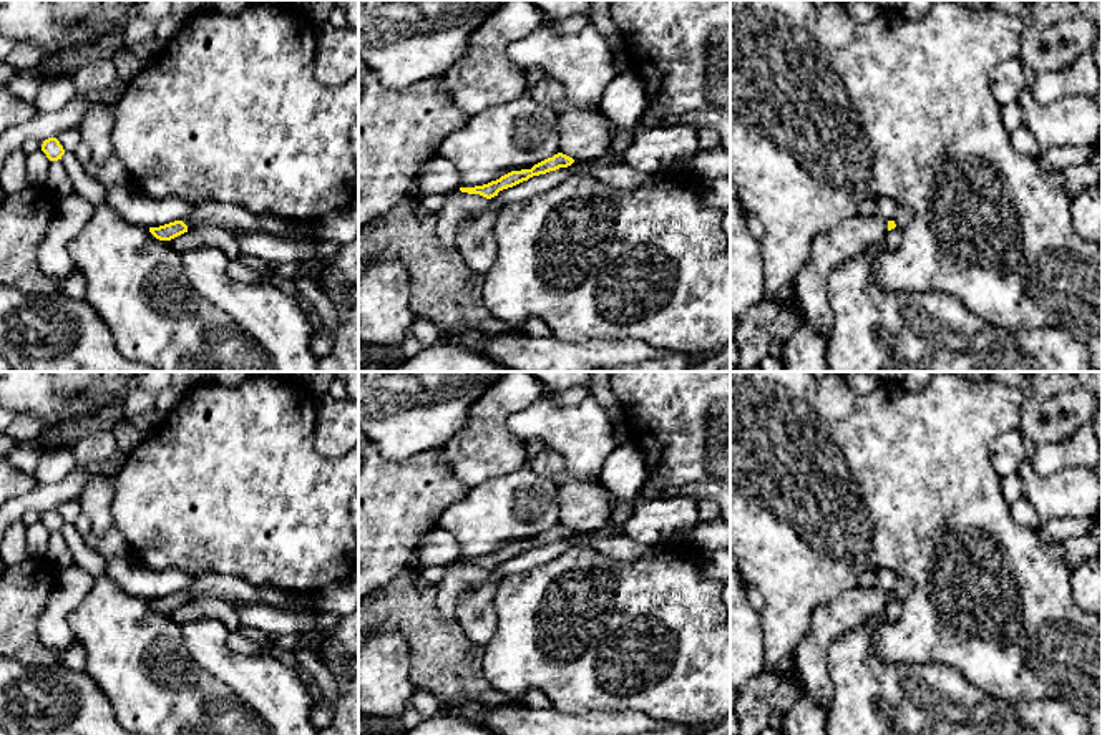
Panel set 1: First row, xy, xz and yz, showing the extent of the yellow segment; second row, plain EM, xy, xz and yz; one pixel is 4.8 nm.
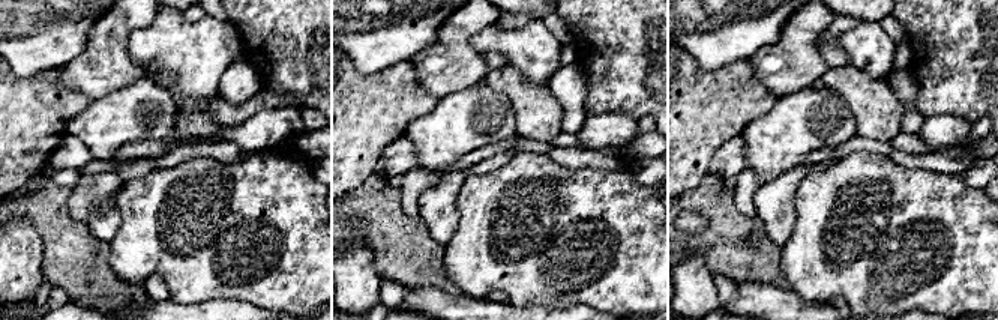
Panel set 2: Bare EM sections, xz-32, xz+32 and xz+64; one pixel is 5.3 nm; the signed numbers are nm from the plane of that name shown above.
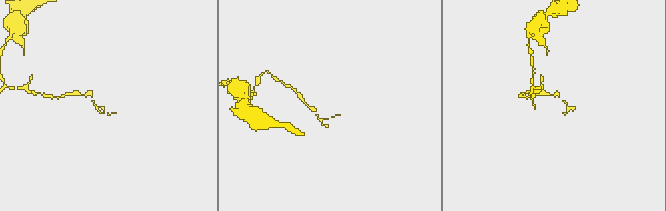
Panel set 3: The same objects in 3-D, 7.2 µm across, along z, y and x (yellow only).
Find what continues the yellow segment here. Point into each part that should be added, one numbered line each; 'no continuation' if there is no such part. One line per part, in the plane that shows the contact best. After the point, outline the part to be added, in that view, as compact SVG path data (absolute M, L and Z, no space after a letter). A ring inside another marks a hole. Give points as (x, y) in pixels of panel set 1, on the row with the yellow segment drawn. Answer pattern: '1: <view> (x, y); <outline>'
no continuation

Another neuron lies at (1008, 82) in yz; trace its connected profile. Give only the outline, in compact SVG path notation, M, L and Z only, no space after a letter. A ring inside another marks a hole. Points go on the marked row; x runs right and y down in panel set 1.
M1011 58L991 71L991 91L1001 106L1019 101L1026 86L1022 68L1021 58Z

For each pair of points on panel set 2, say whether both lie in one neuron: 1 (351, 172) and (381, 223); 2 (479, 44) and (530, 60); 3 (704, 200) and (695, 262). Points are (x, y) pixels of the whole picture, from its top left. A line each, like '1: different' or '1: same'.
1: different
2: same
3: different

